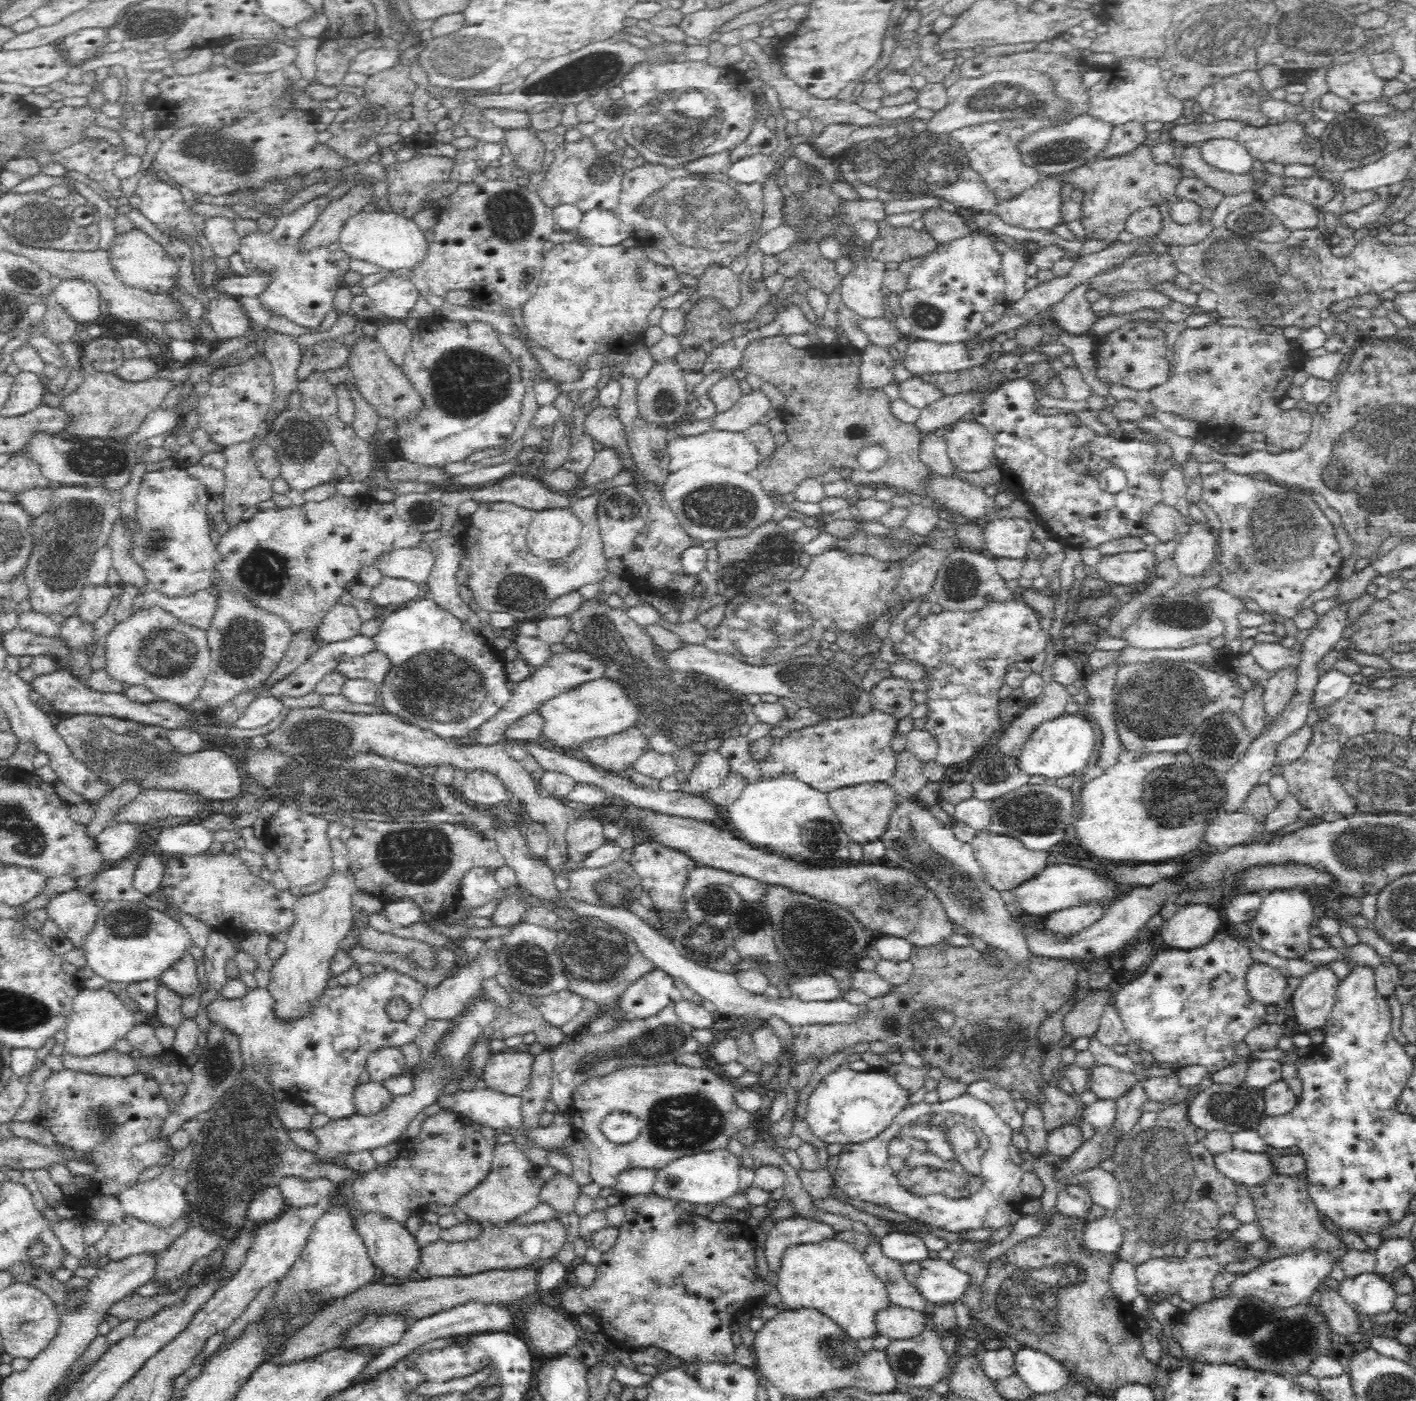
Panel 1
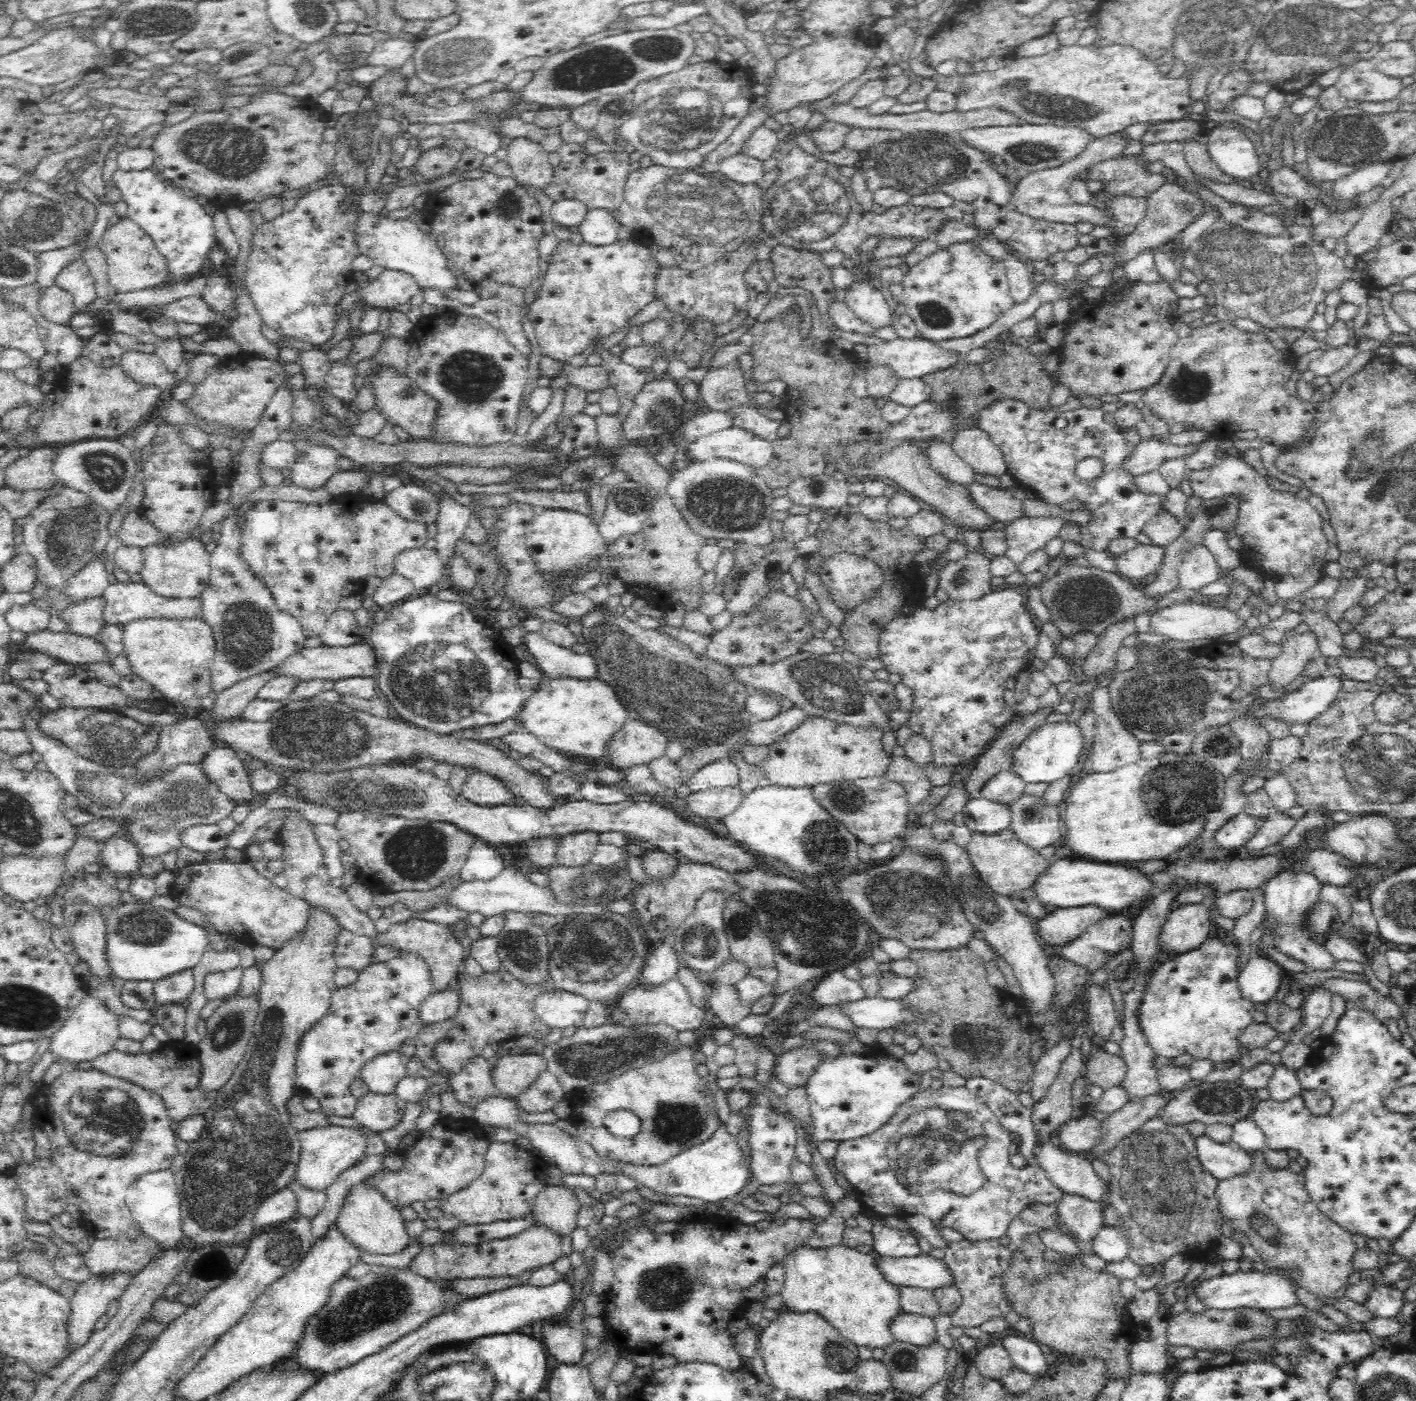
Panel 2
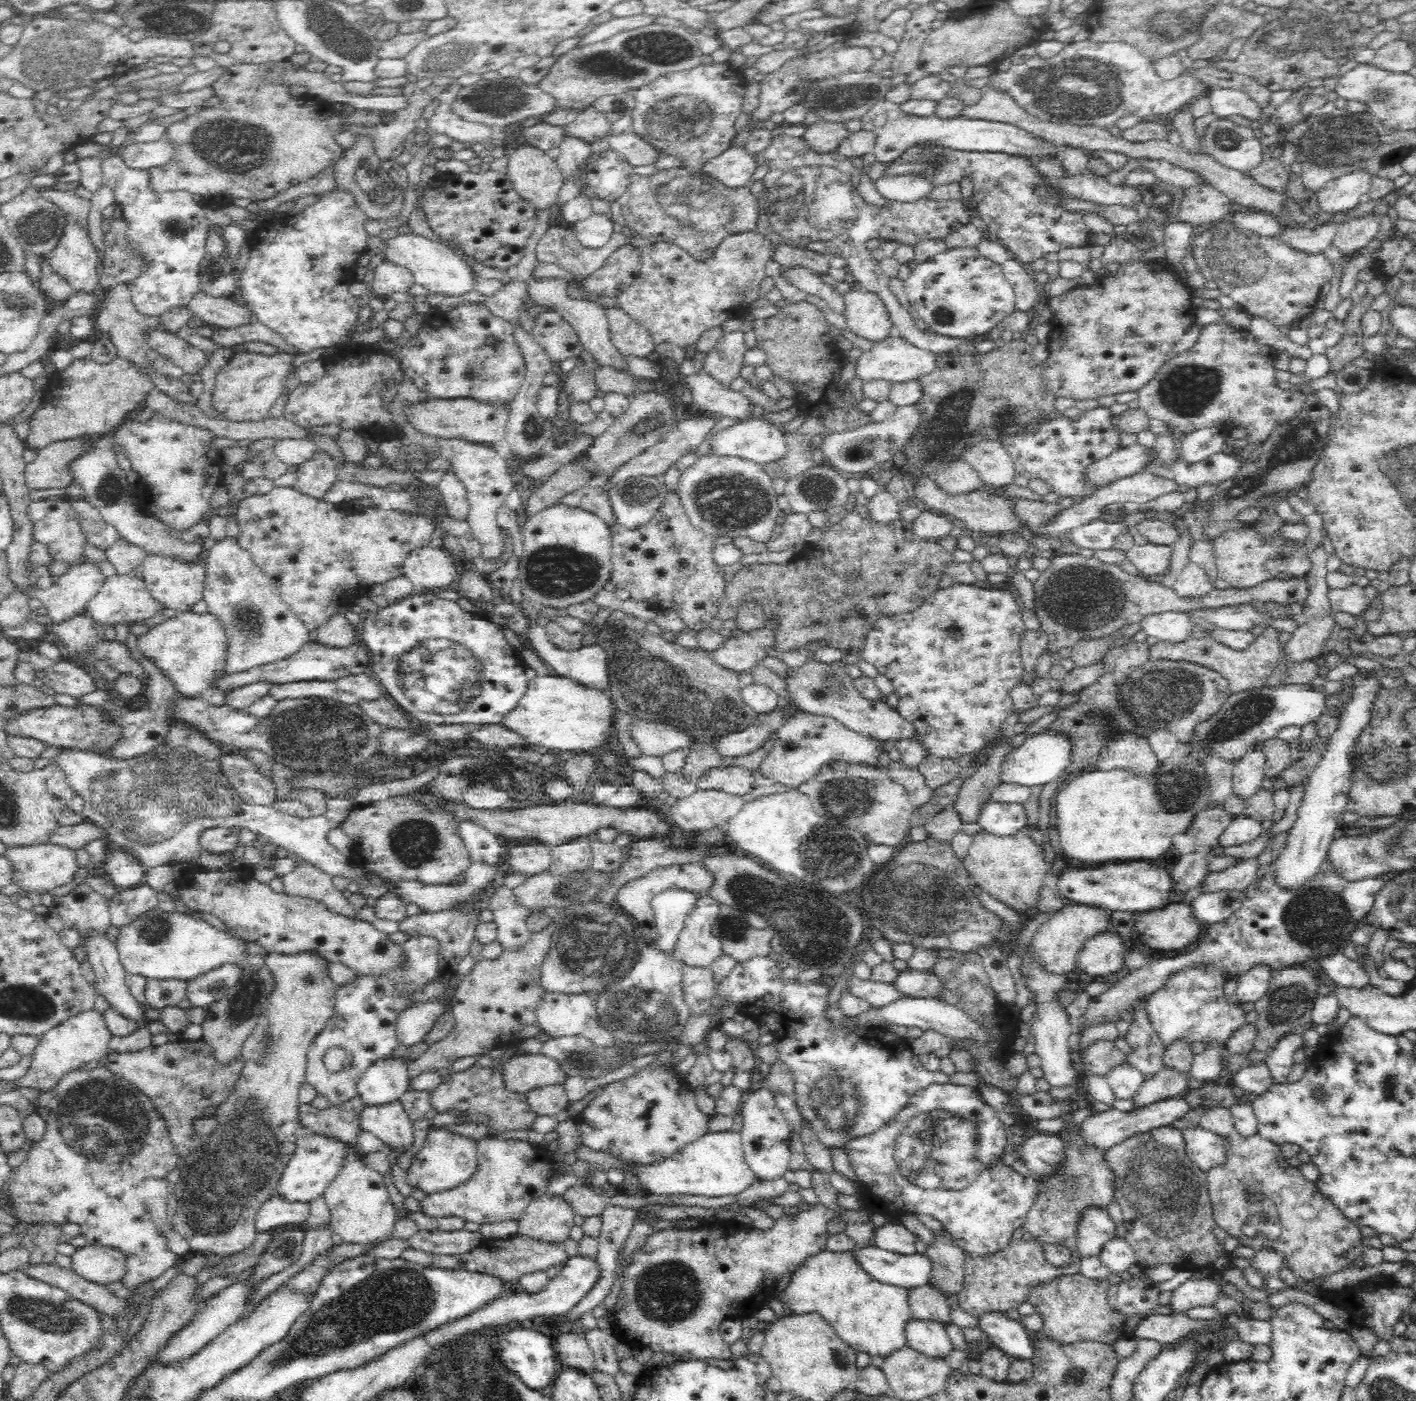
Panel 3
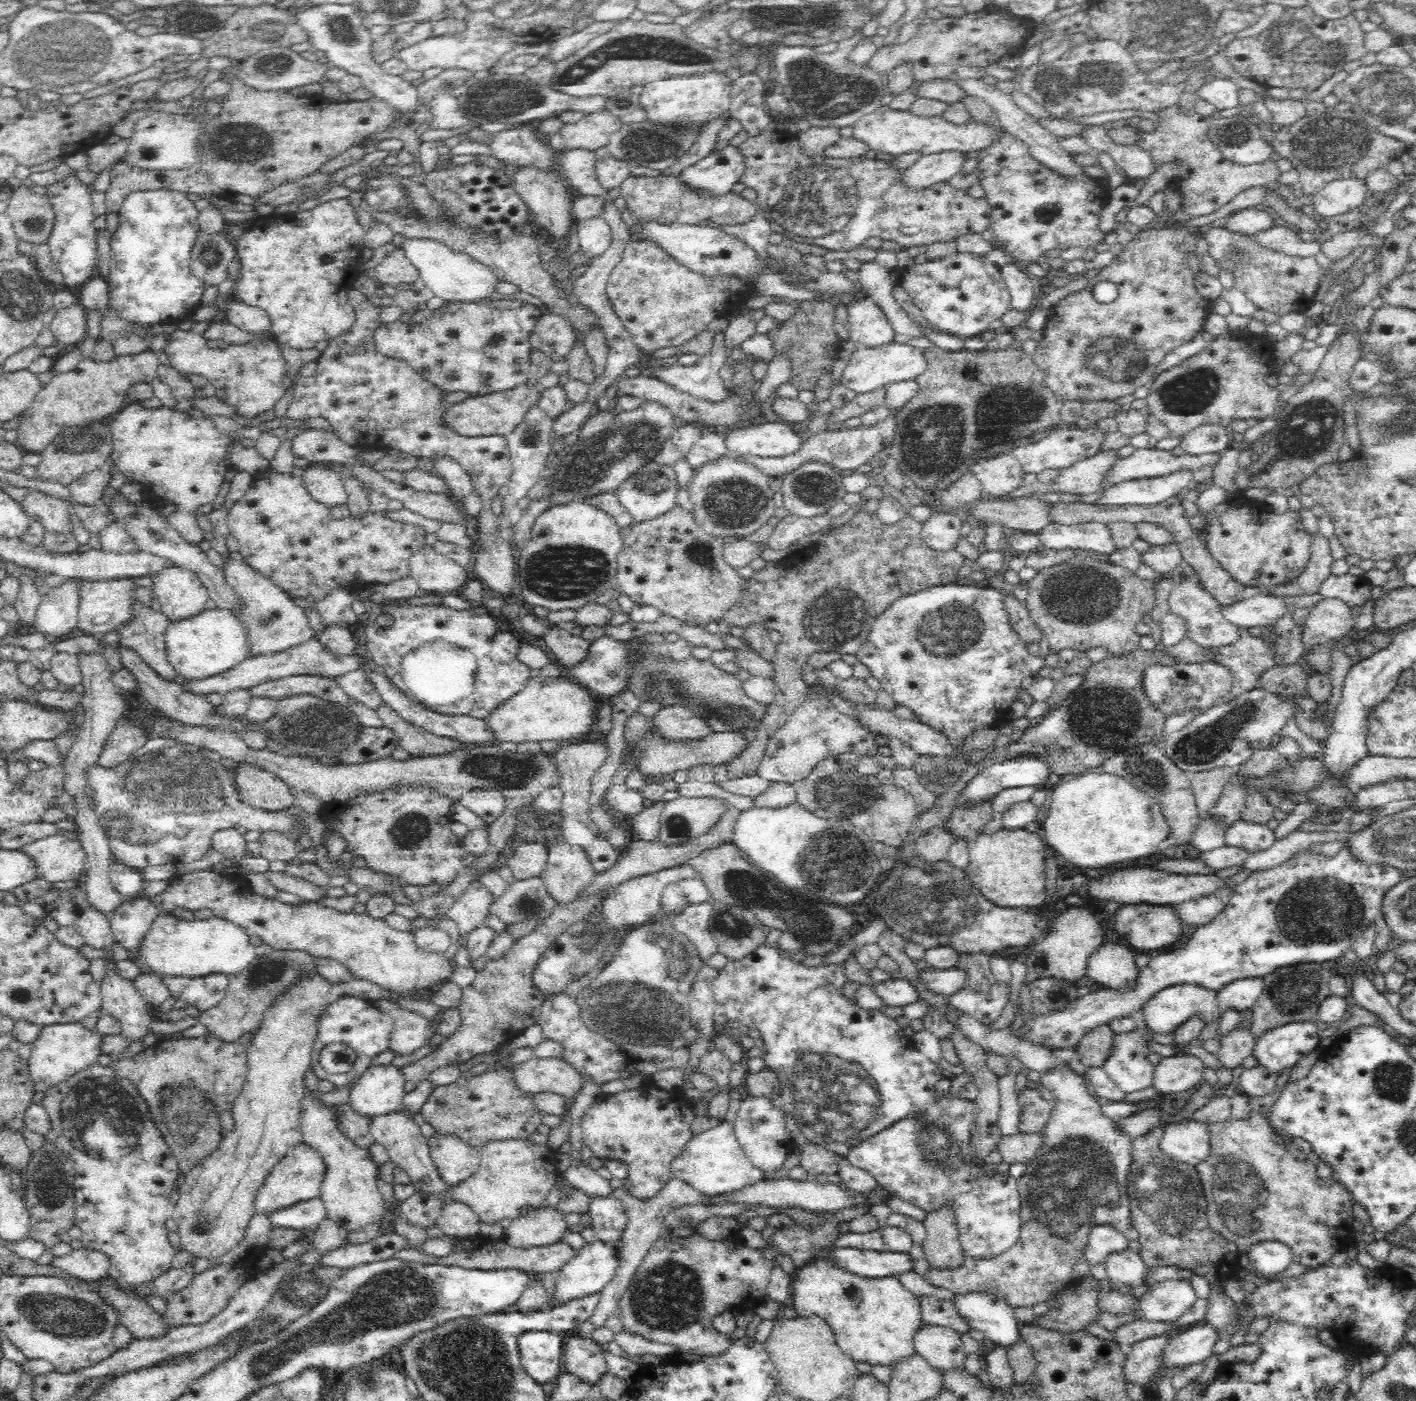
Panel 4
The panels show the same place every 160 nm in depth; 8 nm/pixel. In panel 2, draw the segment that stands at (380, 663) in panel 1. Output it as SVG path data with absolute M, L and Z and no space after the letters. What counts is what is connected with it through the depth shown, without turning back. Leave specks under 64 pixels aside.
M358 642L343 647L328 647L324 644L313 648L301 648L292 656L270 668L266 673L276 677L296 679L296 682L309 680L331 680L372 677L375 672L375 656L369 644Z

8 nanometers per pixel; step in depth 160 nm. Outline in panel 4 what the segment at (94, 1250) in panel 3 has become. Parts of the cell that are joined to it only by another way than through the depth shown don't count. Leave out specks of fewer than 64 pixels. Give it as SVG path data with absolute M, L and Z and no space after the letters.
M82 1247L74 1249L72 1254L53 1257L48 1267L56 1271L58 1276L74 1277L79 1280L94 1280L108 1272L108 1257L101 1252Z

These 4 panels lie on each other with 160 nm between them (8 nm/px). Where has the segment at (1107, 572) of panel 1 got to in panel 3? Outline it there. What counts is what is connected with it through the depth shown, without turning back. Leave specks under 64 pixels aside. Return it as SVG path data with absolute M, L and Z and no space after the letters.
M1152 543L1134 545L1127 551L1128 561L1135 565L1140 575L1164 576L1171 566L1172 546L1162 546Z

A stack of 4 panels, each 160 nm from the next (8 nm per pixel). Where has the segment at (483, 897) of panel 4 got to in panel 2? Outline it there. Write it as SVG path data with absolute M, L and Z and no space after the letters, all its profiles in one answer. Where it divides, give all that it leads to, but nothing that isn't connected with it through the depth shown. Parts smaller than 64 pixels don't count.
M414 916L407 922L392 925L387 932L379 934L376 941L378 941L379 946L389 945L399 949L399 951L416 950L416 953L420 953L424 957L424 961L428 962L434 993L453 988L464 967L464 948L450 932L449 926L438 924L438 922L419 920Z

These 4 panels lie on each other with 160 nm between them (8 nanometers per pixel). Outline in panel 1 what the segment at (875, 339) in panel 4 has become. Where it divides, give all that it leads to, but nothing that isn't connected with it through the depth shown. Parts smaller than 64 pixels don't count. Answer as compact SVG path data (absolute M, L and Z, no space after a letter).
M863 252L863 259L856 263L850 274L841 280L843 303L854 310L858 317L879 319L886 314L884 294L880 291L886 272L886 262L874 260Z

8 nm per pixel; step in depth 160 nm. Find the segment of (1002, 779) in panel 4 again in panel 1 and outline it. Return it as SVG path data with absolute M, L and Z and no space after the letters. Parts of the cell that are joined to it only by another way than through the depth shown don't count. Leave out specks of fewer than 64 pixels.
M1063 715L1048 722L1043 722L1034 729L1024 743L1017 765L1028 776L1042 778L1062 778L1079 775L1087 768L1090 754L1094 750L1093 722L1088 716Z

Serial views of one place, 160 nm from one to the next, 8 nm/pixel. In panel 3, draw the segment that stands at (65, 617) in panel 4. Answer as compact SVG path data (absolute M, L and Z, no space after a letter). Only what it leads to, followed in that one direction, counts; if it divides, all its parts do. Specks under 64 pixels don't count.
M94 563L74 565L58 582L45 589L34 589L33 596L43 602L52 626L70 621L82 614L88 600L105 582L101 570Z

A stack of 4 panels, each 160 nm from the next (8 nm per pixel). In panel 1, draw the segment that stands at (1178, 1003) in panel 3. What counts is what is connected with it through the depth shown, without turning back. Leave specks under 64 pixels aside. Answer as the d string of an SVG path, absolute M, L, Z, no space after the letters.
M1224 931L1206 945L1193 950L1167 950L1155 957L1150 967L1134 981L1123 984L1114 1004L1131 1041L1150 1052L1156 1060L1177 1062L1181 1067L1198 1064L1218 1072L1236 1062L1236 1048L1246 1034L1263 1023L1265 1004L1255 1001L1246 989L1245 977L1253 964L1251 951Z

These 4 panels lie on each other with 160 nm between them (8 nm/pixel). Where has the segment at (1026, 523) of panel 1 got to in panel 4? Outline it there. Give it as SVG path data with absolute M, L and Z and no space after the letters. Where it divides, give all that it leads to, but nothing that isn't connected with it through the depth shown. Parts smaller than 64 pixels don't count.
M1184 468L1164 477L1118 484L1118 486L1108 488L1106 492L1103 492L1103 497L1097 504L1156 505L1176 496L1183 488L1192 487L1195 472L1194 469Z

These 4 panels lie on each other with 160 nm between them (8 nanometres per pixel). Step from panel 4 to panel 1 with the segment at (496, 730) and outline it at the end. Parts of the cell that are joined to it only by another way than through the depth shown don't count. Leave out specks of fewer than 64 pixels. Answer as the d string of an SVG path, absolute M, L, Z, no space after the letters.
M604 676L580 684L574 684L570 688L564 688L564 692L557 693L556 696L552 696L552 698L548 698L548 700L538 704L533 712L536 712L537 716L540 717L541 734L539 739L541 741L551 748L580 756L581 748L590 743L591 740L606 738L611 734L628 728L630 724L637 723L635 707L628 701L628 697L622 691L622 687Z

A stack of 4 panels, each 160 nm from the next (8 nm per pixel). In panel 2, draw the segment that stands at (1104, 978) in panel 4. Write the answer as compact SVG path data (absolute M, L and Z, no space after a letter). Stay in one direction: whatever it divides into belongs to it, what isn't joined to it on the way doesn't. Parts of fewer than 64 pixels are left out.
M1109 914L1100 924L1092 926L1083 936L1068 944L1059 956L1084 968L1093 975L1131 943L1132 918Z

